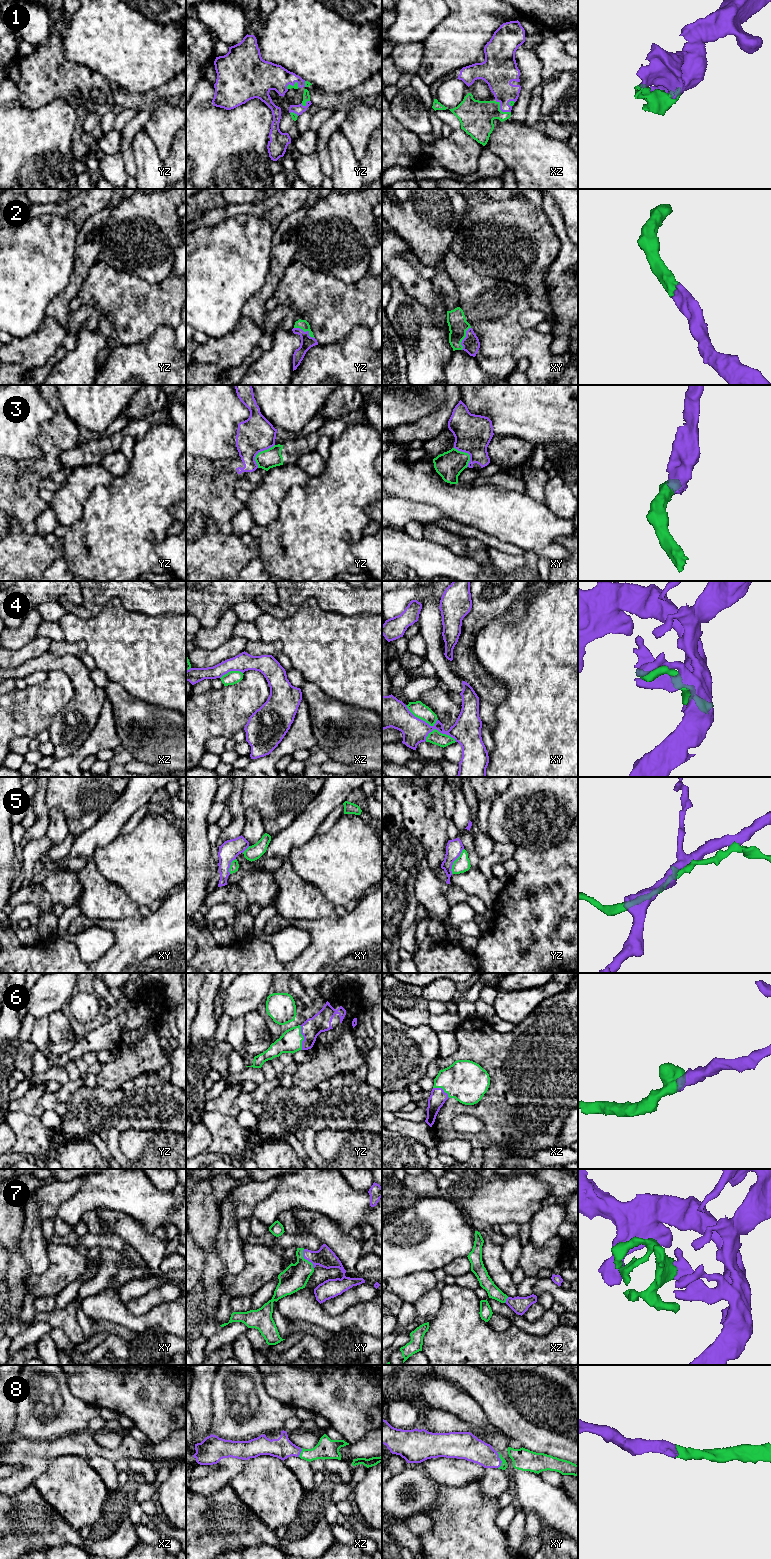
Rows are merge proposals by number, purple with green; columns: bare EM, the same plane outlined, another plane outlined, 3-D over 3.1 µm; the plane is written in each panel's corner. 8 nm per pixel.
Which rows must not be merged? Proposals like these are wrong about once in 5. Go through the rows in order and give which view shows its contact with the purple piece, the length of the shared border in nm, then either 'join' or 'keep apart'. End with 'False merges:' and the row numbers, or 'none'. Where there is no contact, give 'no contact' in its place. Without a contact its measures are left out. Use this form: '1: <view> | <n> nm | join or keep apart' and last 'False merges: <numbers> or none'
1: xz | 160 nm | join
2: yz | 190 nm | join
3: yz | 240 nm | keep apart
4: xy | 300 nm | keep apart
5: yz | 220 nm | keep apart
6: yz | 200 nm | join
7: xy | 180 nm | join
8: xy | 140 nm | join
False merges: 3, 4, 5

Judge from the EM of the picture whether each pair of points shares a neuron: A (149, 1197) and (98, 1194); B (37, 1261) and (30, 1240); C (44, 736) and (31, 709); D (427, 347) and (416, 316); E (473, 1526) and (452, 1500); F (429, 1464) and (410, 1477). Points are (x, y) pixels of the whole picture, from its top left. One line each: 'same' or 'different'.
A: same
B: same
C: different
D: same
E: same
F: different

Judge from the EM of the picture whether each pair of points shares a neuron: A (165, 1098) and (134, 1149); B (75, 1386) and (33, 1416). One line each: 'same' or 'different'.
A: different
B: different

